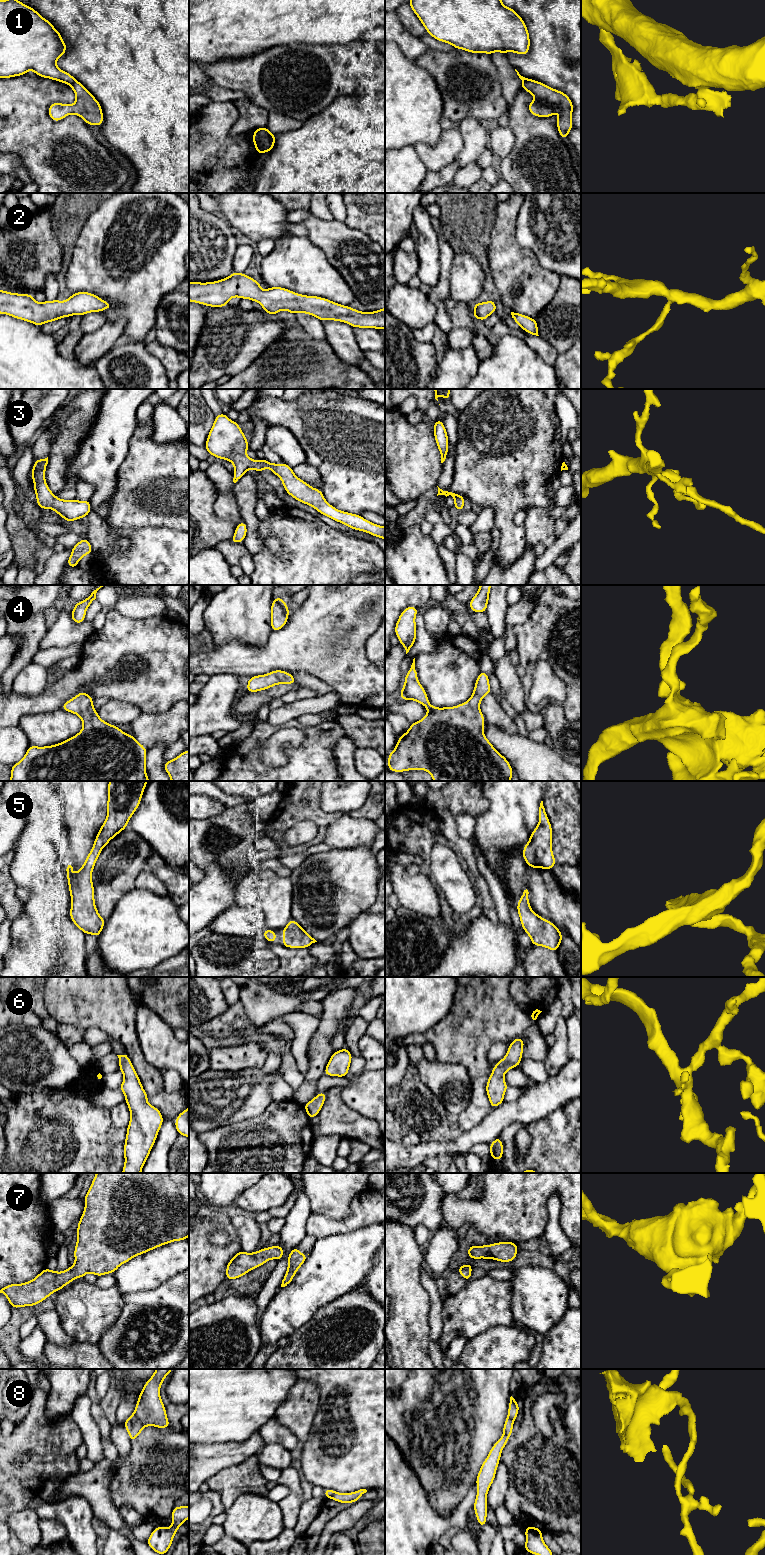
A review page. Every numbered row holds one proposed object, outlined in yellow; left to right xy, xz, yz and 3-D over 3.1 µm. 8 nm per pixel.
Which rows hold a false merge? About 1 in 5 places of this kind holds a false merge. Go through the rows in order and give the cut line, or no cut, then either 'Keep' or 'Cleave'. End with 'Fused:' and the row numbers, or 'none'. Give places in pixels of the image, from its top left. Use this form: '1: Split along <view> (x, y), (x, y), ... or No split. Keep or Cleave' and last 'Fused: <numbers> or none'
1: Split along xz (271, 134), (271, 143), (266, 151). Cleave
2: No split. Keep
3: No split. Keep
4: No split. Keep
5: No split. Keep
6: No split. Keep
7: No split. Keep
8: Split along xy (134, 1413), (144, 1426). Cleave
Fused: 1, 8

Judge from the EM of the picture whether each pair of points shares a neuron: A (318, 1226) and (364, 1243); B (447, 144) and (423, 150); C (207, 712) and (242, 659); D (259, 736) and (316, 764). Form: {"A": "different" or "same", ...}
{"A": "different", "B": "same", "C": "different", "D": "same"}

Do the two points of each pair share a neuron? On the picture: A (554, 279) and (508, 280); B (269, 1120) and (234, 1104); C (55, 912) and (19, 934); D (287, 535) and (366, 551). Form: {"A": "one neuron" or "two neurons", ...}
{"A": "one neuron", "B": "two neurons", "C": "two neurons", "D": "one neuron"}

